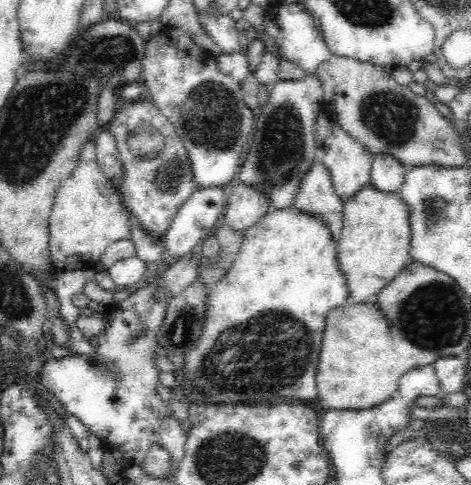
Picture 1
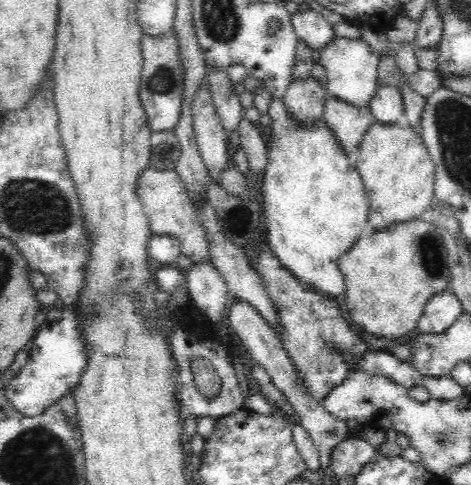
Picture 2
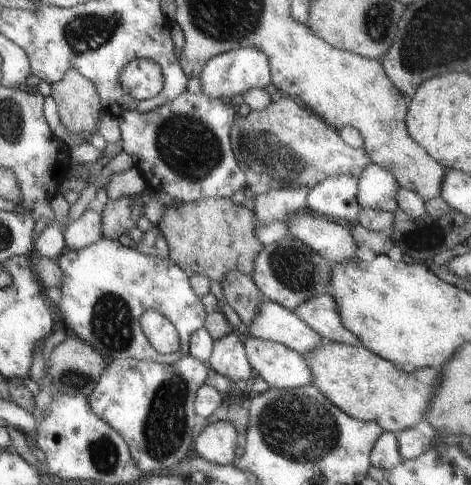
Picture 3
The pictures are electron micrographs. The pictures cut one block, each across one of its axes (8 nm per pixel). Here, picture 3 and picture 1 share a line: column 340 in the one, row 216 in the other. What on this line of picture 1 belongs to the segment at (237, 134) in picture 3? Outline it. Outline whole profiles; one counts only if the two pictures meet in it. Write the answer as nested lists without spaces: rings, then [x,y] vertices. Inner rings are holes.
[[[150,98],[142,102],[132,102],[118,112],[110,124],[108,130],[116,136],[118,154],[122,160],[122,174],[124,182],[120,186],[122,204],[128,210],[128,214],[136,214],[138,222],[144,226],[144,230],[156,238],[162,238],[166,230],[170,230],[178,210],[188,202],[188,198],[194,194],[194,170],[188,160],[188,152],[178,138],[178,132],[166,116],[160,114],[160,110],[154,106]]]

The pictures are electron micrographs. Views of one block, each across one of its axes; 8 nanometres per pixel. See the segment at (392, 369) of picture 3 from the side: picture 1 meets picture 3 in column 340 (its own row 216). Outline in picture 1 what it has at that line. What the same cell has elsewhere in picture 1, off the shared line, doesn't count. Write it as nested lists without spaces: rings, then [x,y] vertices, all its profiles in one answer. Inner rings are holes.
[[[366,184],[354,198],[344,202],[344,228],[338,240],[338,266],[342,270],[342,276],[346,278],[348,286],[348,296],[354,298],[354,304],[366,304],[374,302],[376,296],[390,284],[410,262],[410,240],[412,240],[412,224],[410,224],[410,210],[402,202],[400,192],[394,194],[384,194],[376,190],[370,184]]]

